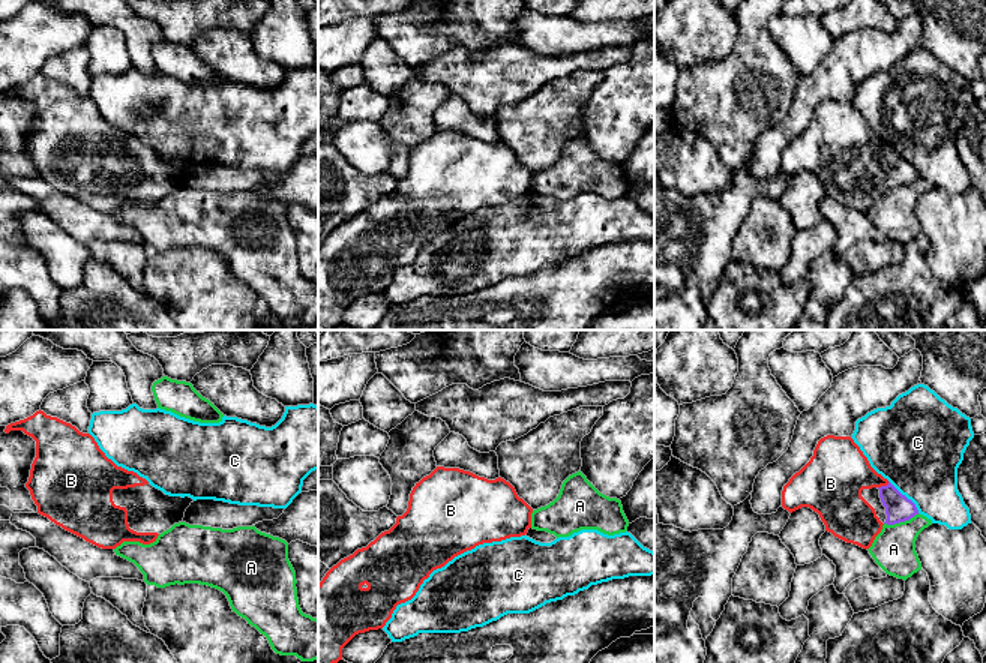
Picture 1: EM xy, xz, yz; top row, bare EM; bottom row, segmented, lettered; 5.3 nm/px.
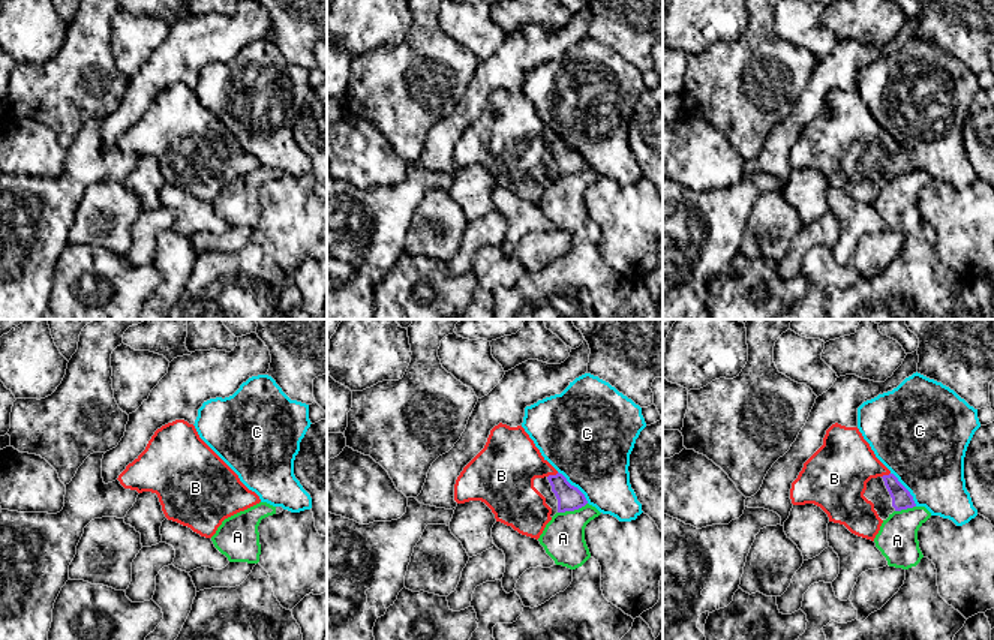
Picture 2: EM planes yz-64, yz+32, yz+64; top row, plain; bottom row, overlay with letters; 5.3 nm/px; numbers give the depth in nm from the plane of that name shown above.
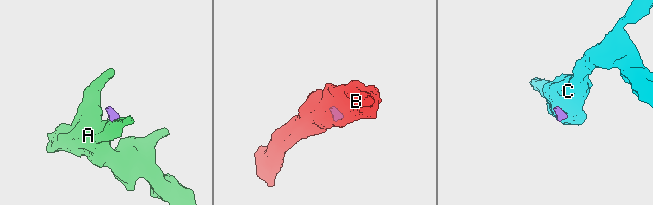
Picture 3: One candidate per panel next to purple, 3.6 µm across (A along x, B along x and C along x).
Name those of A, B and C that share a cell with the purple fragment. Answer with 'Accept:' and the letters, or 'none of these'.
Accept: B

